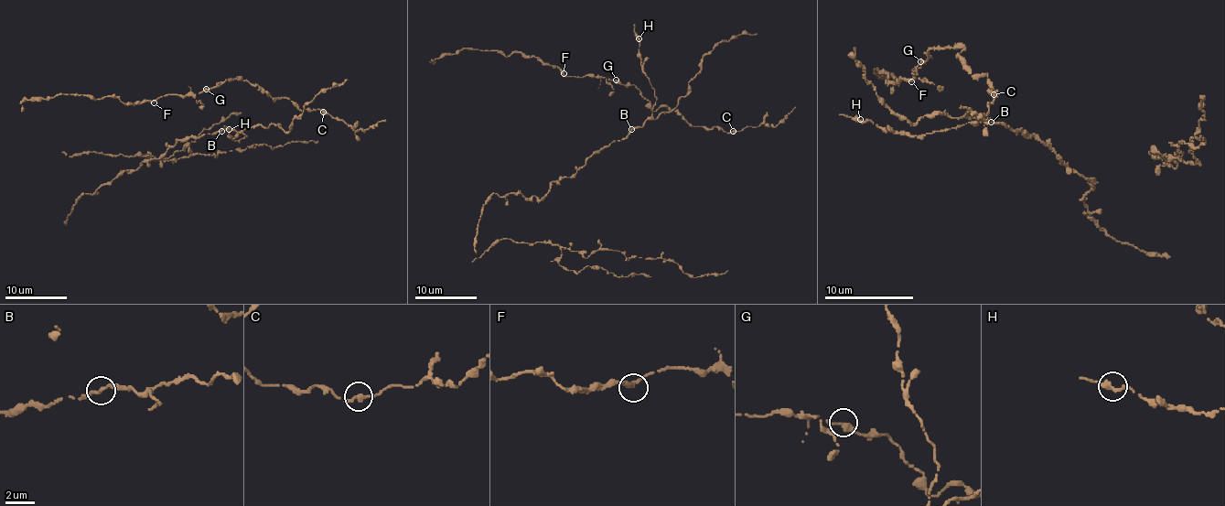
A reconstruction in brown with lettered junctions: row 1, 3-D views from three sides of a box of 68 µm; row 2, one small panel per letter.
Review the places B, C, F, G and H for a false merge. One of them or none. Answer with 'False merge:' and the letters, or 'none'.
False merge: none

